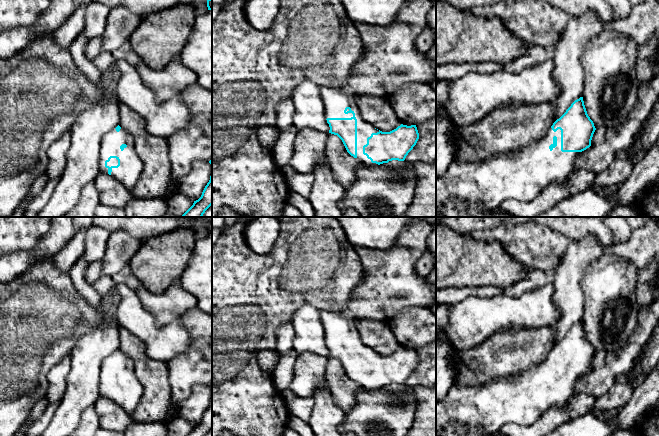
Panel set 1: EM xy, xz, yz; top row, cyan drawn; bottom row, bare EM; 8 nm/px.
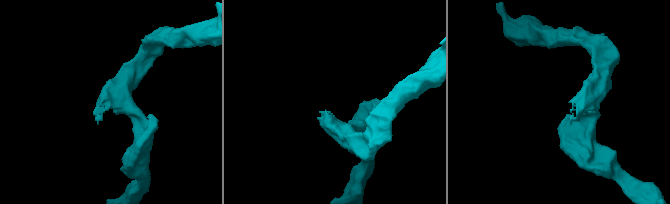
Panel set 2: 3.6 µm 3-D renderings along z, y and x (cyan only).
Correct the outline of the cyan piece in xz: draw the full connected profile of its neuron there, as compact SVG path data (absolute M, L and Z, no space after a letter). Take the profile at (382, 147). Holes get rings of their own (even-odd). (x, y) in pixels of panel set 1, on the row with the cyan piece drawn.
M406 0L394 22L387 26L376 26L362 22L355 23L363 46L362 57L353 65L347 83L341 88L330 88L319 85L321 99L325 107L325 117L329 124L329 133L337 135L343 142L347 152L358 158L363 165L375 166L392 160L404 161L419 139L416 125L401 124L390 132L382 132L367 123L356 104L357 96L374 96L389 99L399 87L410 83L430 84L436 78L436 61L431 60L427 53L419 52L414 44L418 35L427 27L427 14L432 8L431 0Z

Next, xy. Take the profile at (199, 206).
M212 173L205 186L201 197L194 201L193 205L181 217L202 217L205 211L212 205Z

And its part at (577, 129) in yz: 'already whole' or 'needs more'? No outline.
needs more

